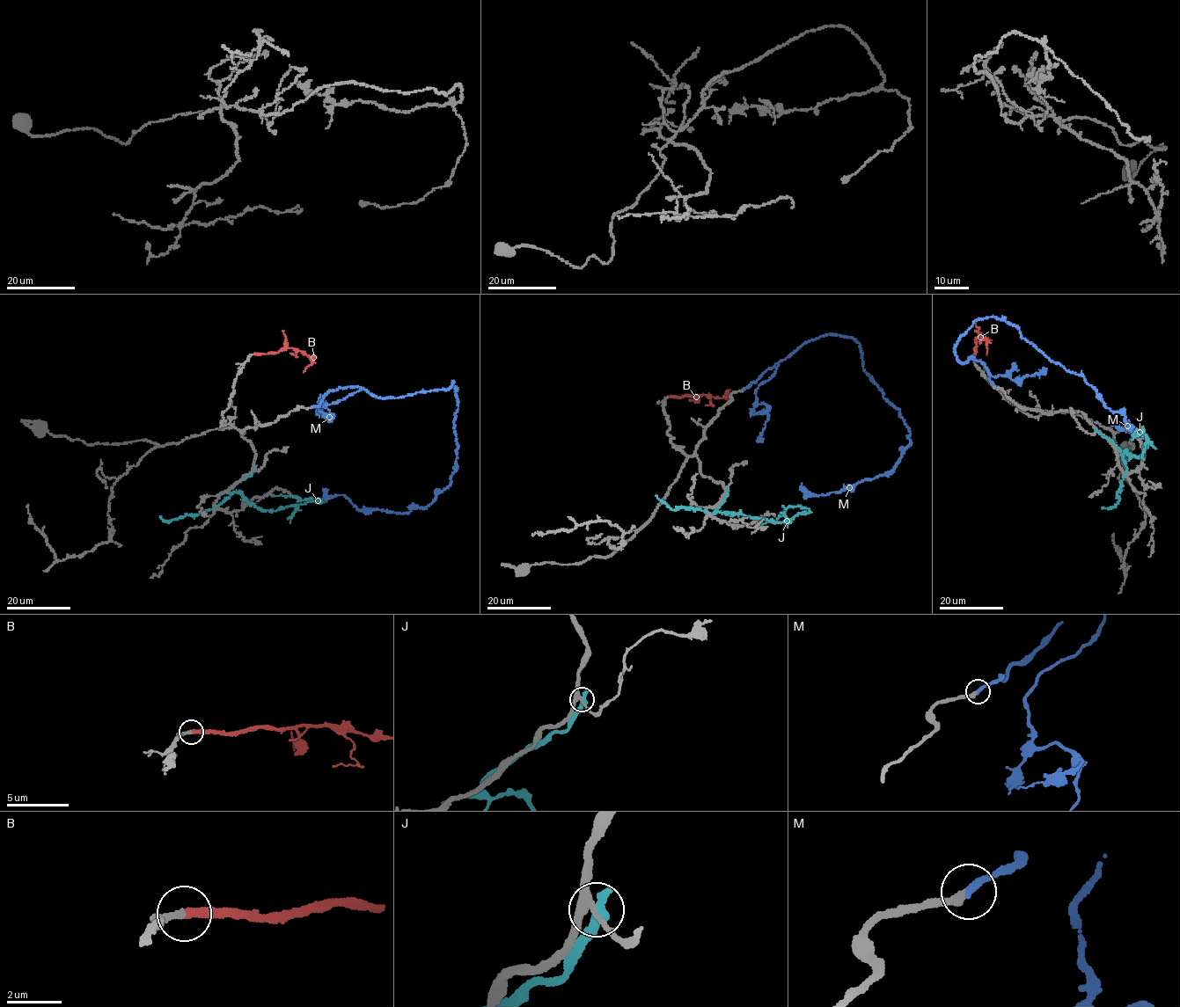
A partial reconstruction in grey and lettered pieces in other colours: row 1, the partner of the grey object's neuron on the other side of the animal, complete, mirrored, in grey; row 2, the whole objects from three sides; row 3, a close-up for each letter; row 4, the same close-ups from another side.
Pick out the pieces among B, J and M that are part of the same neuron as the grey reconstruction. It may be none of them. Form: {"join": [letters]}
{"join": ["M"]}

